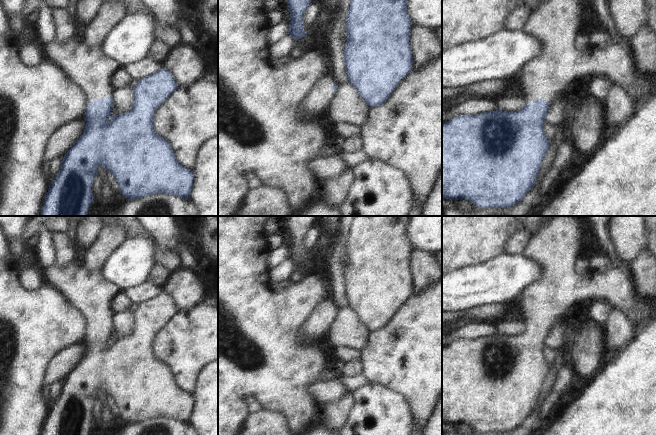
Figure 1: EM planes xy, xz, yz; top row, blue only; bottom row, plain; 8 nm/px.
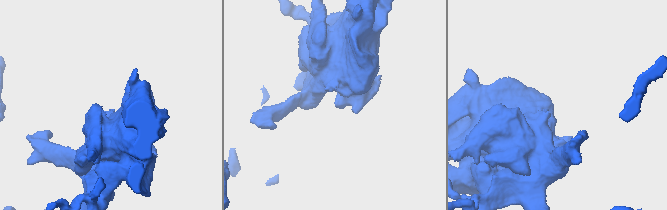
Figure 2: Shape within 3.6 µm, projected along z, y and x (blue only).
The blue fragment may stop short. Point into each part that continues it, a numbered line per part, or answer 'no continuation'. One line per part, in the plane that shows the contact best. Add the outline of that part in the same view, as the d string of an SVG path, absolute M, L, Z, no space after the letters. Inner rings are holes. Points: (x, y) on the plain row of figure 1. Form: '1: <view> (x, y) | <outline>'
1: xy (75, 281) | M103 226L97 239L85 249L80 263L71 262L65 267L53 264L45 269L46 284L61 292L70 304L80 310L87 327L111 320L108 306L93 307L93 285L103 280L101 268L105 260L125 238L121 226Z

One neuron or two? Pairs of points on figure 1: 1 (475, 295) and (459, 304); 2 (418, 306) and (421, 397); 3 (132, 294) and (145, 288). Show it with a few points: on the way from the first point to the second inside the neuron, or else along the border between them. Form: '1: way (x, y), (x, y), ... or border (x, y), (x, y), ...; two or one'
1: way (471, 295), (468, 295), (463, 300); one
2: way (421, 329), (421, 374); one
3: way (135, 294), (139, 294), (142, 291); one

